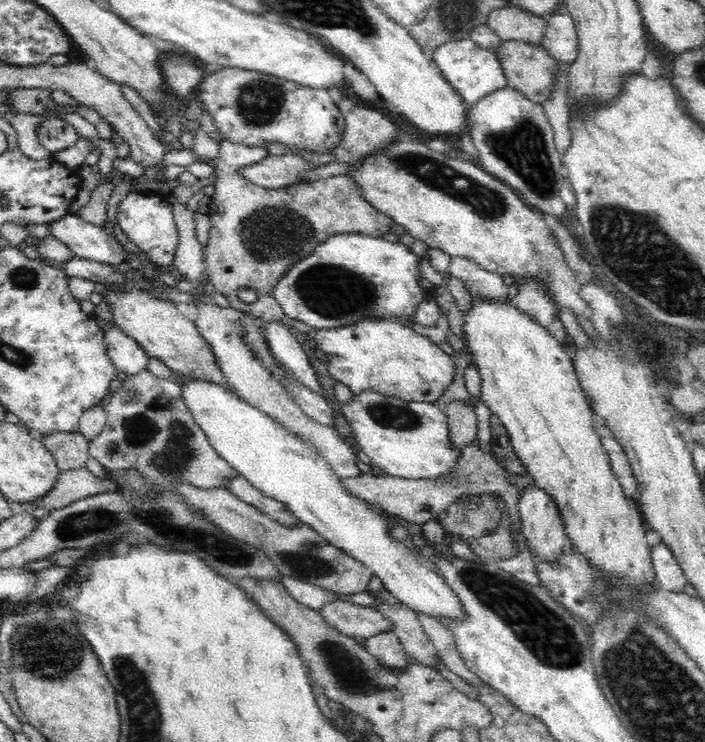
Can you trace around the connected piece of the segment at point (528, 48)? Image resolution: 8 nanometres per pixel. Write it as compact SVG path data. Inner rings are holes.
M506 40L500 44L495 54L502 64L507 87L520 91L535 104L542 105L550 100L551 85L558 80L560 71L558 71L558 62L543 47L520 40Z

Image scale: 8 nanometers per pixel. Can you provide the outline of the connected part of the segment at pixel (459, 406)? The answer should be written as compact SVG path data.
M453 400L443 409L448 415L452 447L461 451L469 442L476 439L478 432L478 419L474 412L474 405L463 400Z

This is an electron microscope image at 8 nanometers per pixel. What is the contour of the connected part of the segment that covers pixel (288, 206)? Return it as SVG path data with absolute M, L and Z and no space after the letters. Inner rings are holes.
M223 139L220 142L220 150L218 150L218 156L216 156L216 167L212 167L212 171L216 172L216 184L214 195L211 196L211 202L209 204L209 214L211 217L211 230L209 239L206 246L203 248L205 258L205 274L208 274L210 282L213 284L215 291L223 294L229 303L229 306L236 310L246 311L250 314L258 316L266 322L280 322L285 316L283 308L278 304L278 301L274 298L273 288L277 283L277 280L297 261L304 258L308 253L313 251L319 244L322 244L329 236L337 234L350 234L356 233L359 235L368 235L373 237L382 237L384 233L392 232L392 227L395 222L386 216L383 212L378 212L360 193L360 186L356 187L356 183L350 179L350 176L332 176L326 179L316 180L315 182L302 181L298 184L292 184L292 186L286 186L283 188L264 188L254 183L250 183L242 179L240 175L241 166L250 166L250 164L256 164L263 158L268 156L269 152L266 147L254 147L252 145L246 145L242 143L232 143L228 139ZM251 289L256 291L258 298L256 302L246 303L238 297L241 293L245 293Z

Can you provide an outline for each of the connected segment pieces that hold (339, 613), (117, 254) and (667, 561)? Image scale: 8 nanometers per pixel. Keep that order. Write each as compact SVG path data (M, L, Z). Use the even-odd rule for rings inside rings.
M349 601L328 602L320 613L330 627L344 636L367 639L381 632L393 632L393 624L380 611Z
M66 213L46 227L52 237L63 242L77 257L112 266L126 262L125 249L104 226L94 226L78 215Z
M664 542L656 544L651 550L657 585L670 592L684 592L688 581L672 550Z

